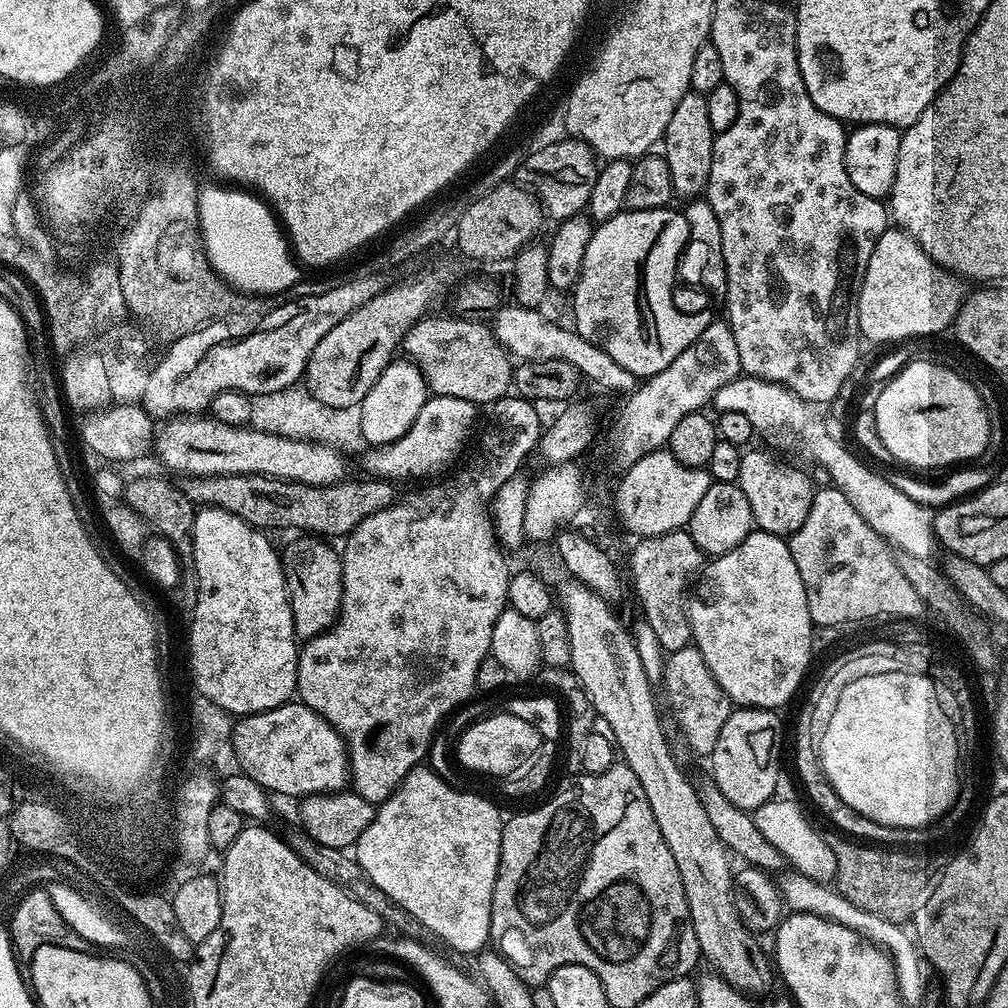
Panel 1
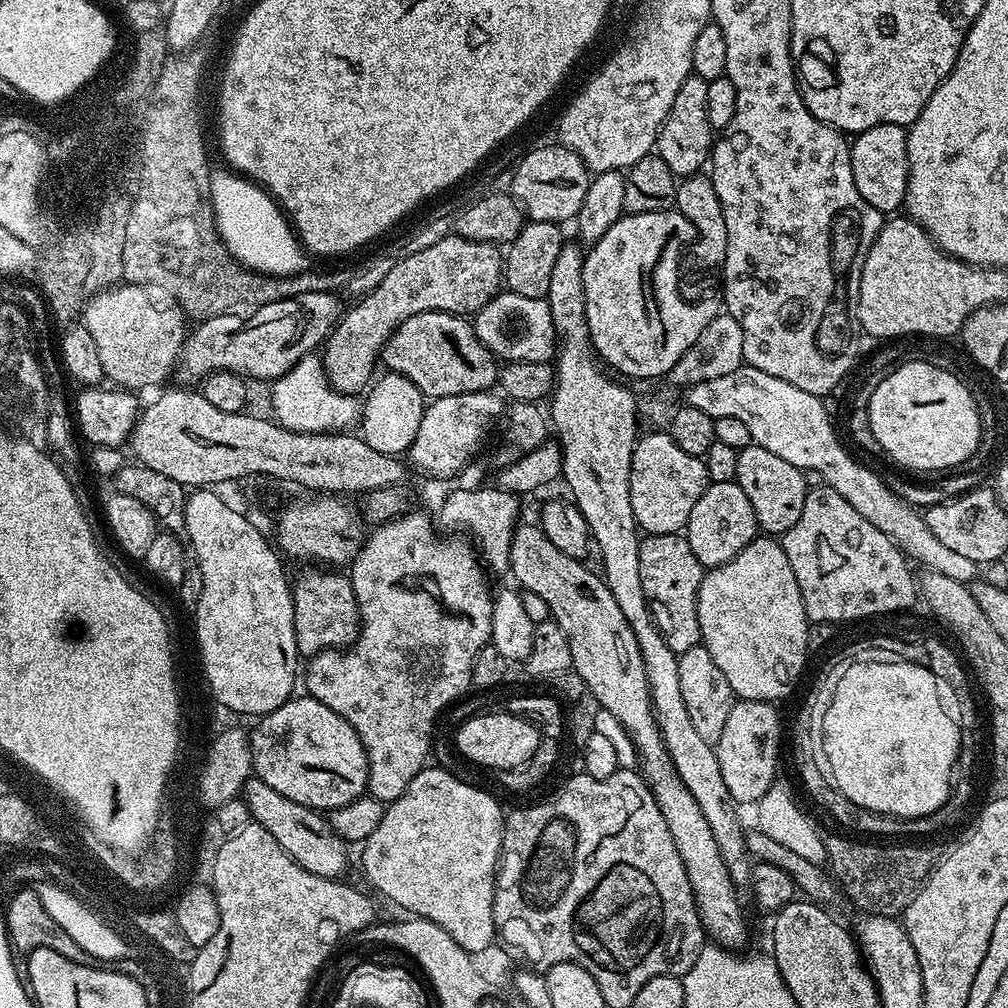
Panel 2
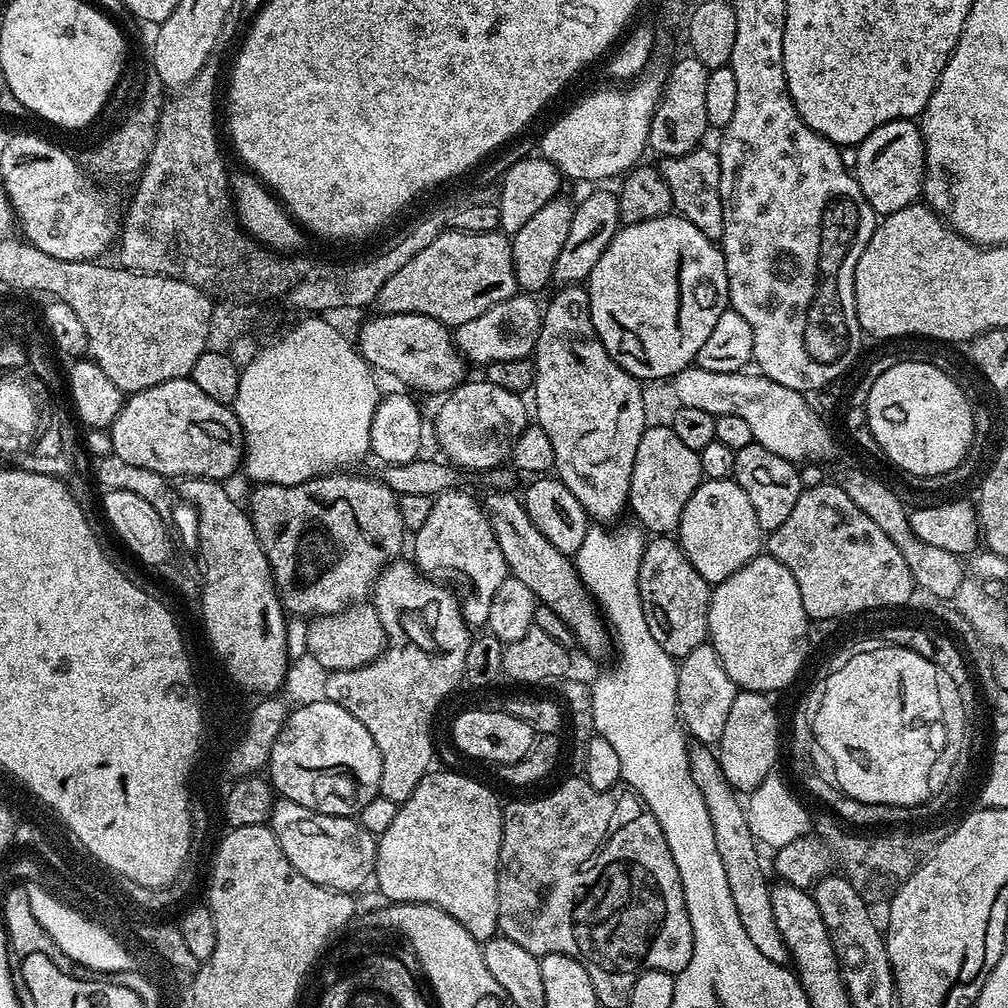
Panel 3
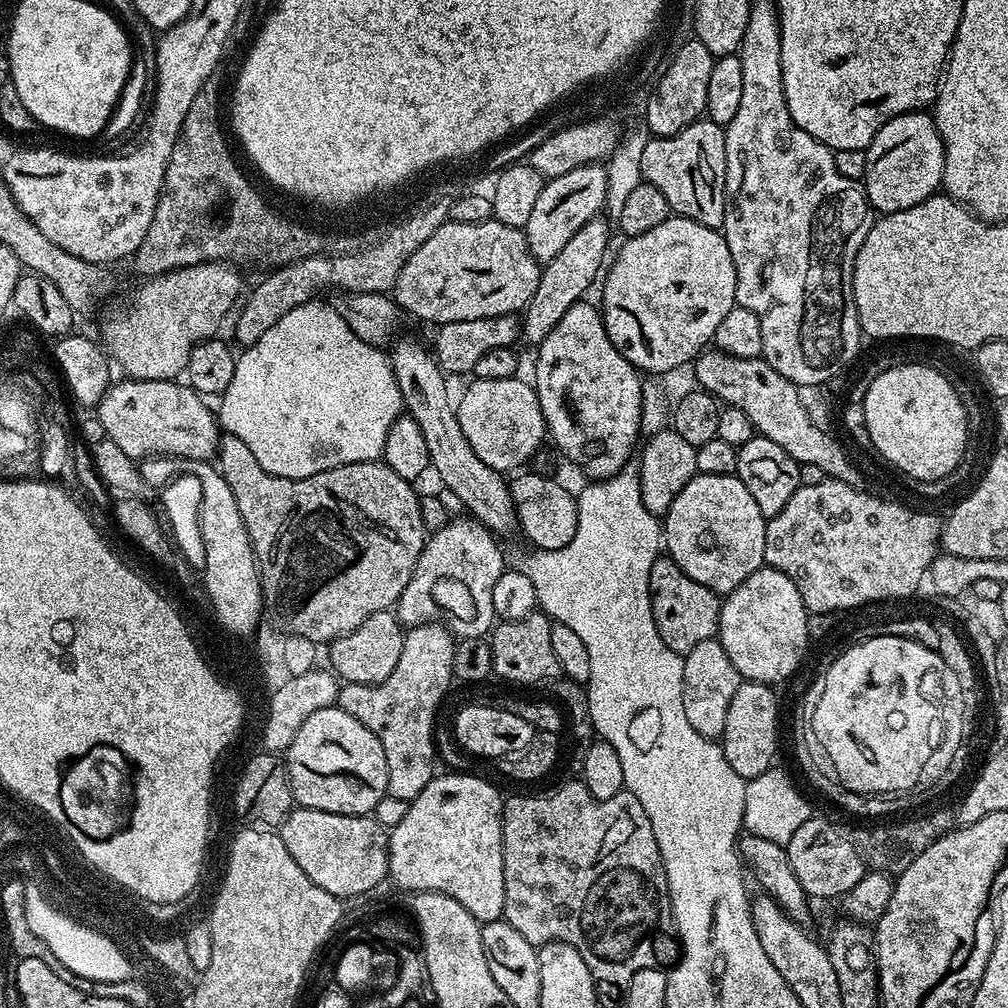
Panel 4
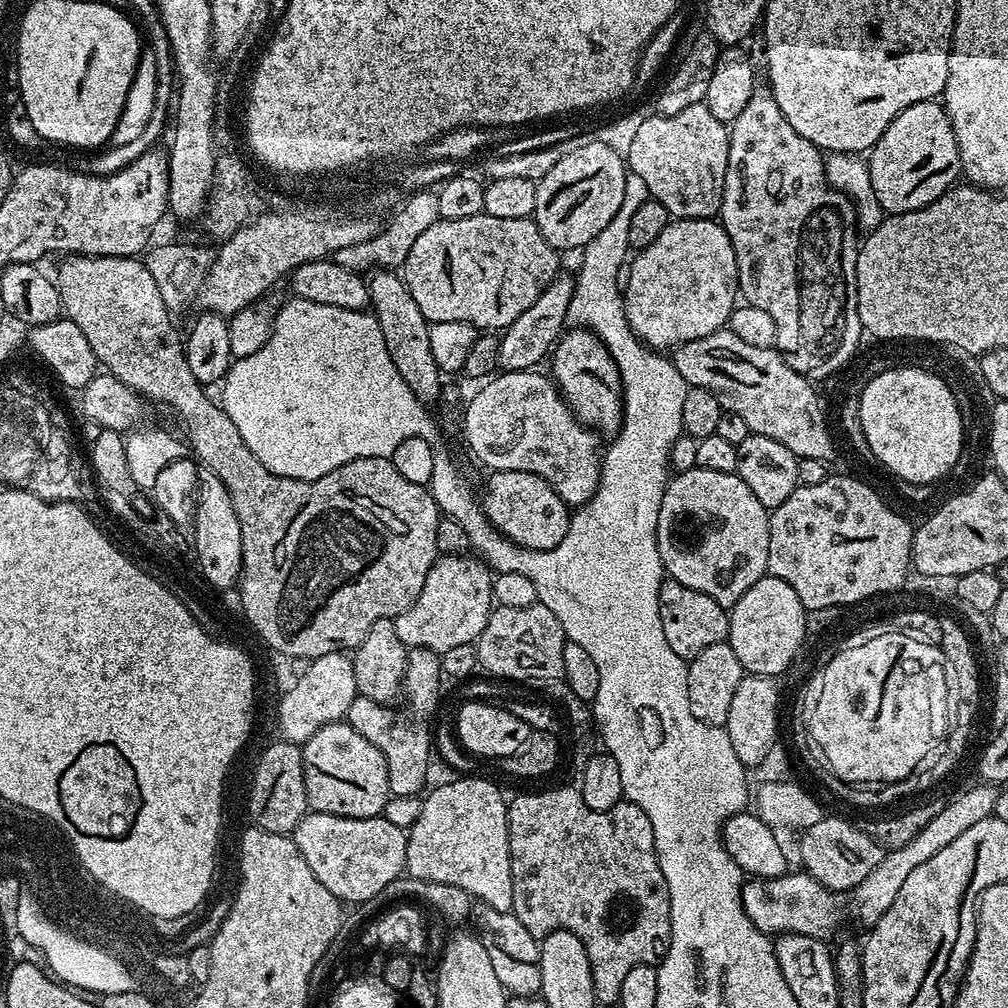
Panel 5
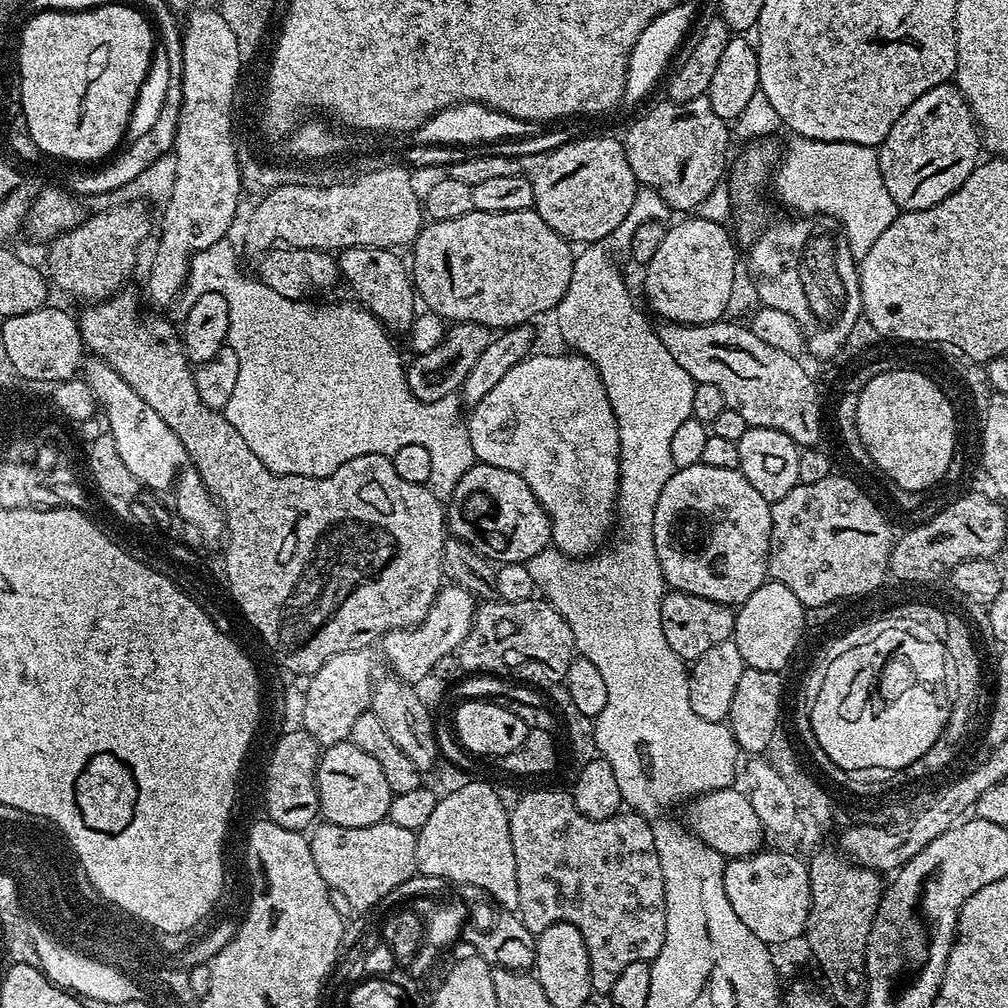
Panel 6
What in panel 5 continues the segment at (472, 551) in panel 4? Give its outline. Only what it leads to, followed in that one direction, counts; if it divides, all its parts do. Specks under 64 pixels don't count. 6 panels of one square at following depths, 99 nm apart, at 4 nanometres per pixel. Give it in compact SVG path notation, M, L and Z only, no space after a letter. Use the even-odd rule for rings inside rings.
M472 554L441 555L426 574L426 586L408 611L395 617L398 638L409 648L428 648L442 654L454 646L471 644L479 638L494 607L494 576L483 560Z

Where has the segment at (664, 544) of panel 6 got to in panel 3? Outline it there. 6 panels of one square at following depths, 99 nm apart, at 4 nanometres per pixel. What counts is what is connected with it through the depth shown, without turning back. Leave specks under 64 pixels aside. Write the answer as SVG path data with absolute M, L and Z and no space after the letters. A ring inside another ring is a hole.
M735 479L704 480L694 494L690 494L690 502L686 502L686 510L682 510L680 527L678 529L678 543L686 558L708 580L709 585L722 583L730 574L742 570L755 556L762 552L762 529L758 518L754 514L754 506L750 506L750 498L746 498L746 490L738 486Z

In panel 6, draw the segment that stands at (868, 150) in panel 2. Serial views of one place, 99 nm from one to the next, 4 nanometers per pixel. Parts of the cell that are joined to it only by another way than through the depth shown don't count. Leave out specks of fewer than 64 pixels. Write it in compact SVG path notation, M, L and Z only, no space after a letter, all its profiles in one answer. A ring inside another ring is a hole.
M955 83L939 84L934 90L926 90L922 98L918 98L890 126L890 134L878 145L880 153L880 169L882 170L882 182L886 184L886 190L890 192L890 198L894 198L897 209L905 212L914 210L926 210L930 206L940 204L942 198L954 194L966 178L981 163L982 137L972 111L968 109L968 103L964 101L963 94Z

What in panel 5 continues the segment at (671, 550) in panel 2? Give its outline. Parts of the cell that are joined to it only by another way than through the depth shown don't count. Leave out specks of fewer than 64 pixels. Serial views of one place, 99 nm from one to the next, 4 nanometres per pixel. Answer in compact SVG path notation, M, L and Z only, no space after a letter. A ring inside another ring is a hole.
M668 578L660 585L658 614L662 618L662 630L670 650L674 650L674 654L686 662L702 654L706 646L723 644L728 639L729 609L710 598L710 594L702 594L702 590L690 590L690 586L682 586L682 582L677 580Z

